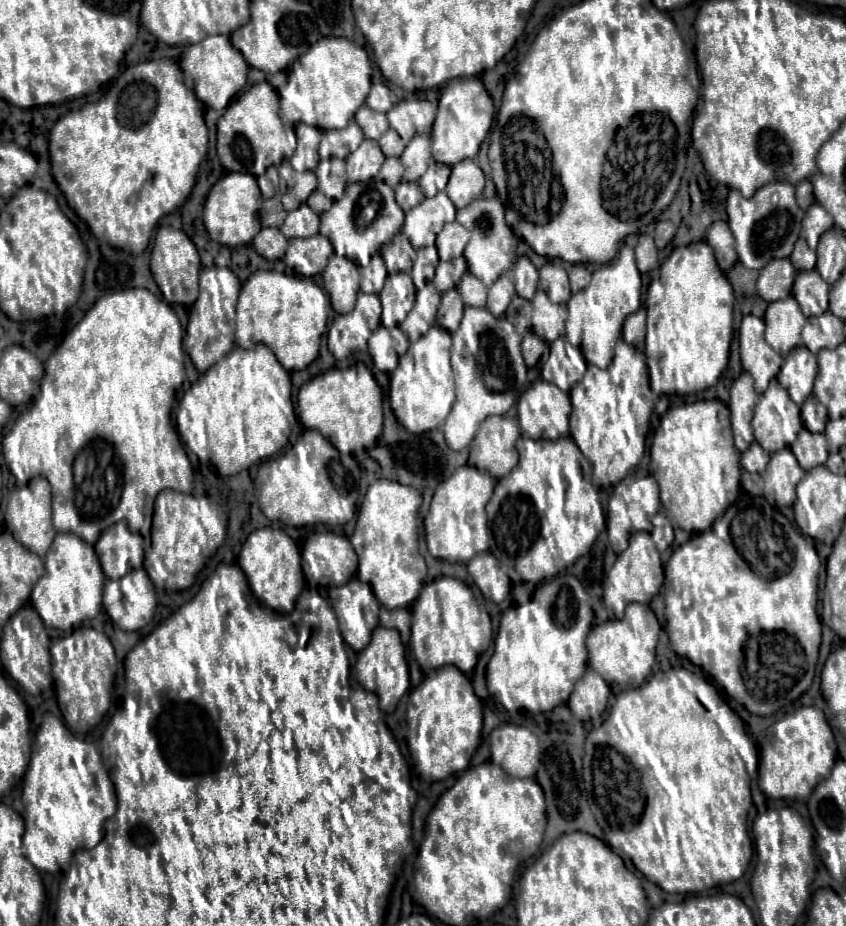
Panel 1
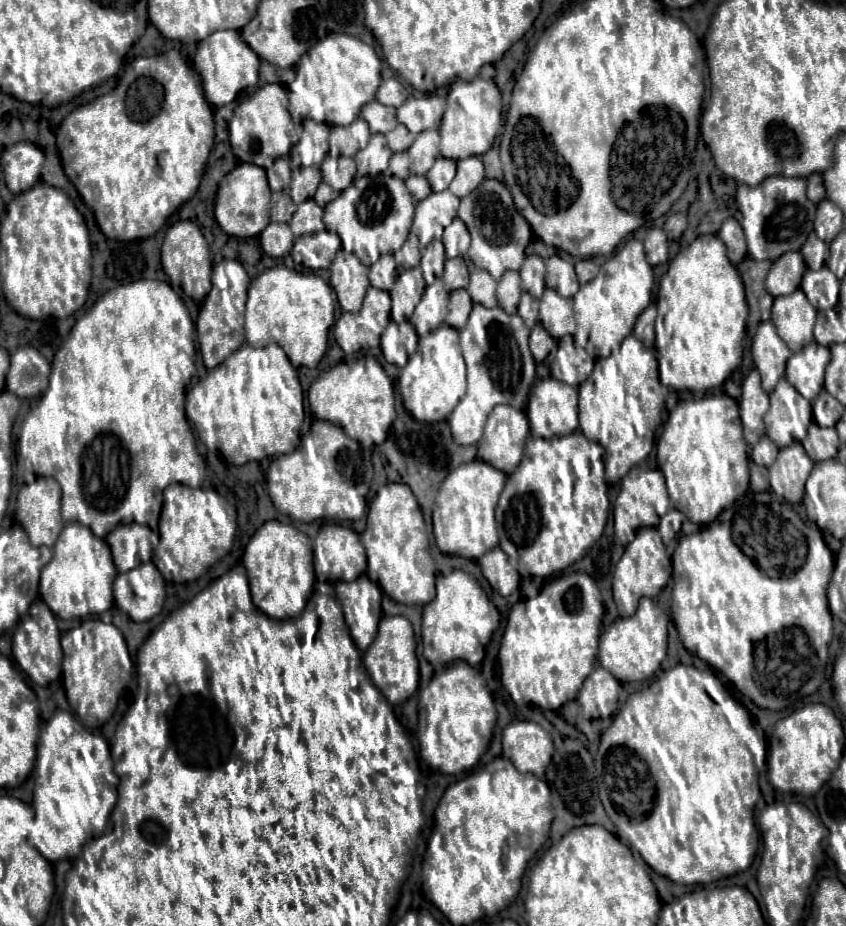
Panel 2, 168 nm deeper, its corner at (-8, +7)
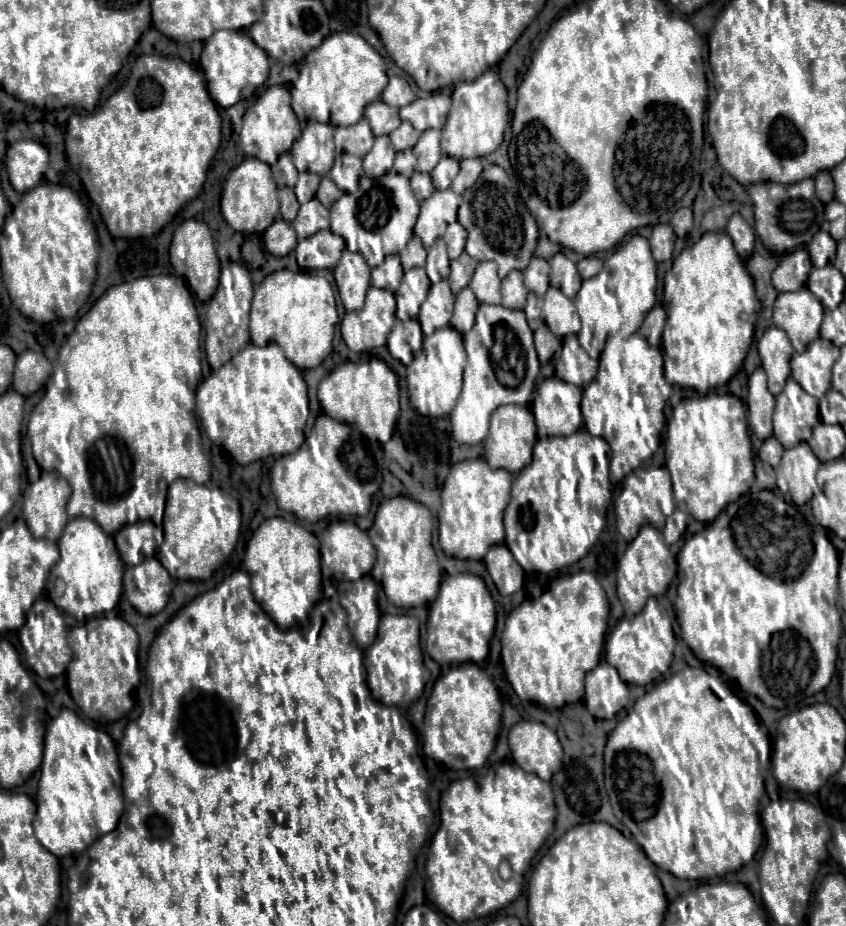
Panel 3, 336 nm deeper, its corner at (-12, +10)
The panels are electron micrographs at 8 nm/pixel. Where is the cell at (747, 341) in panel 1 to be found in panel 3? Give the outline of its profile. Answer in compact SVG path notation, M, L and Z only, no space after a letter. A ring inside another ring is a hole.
M769 326L763 332L757 344L757 350L763 362L763 370L767 372L767 378L769 378L769 392L777 396L783 390L783 384L791 374L789 362L795 350L791 348L787 334L775 326Z

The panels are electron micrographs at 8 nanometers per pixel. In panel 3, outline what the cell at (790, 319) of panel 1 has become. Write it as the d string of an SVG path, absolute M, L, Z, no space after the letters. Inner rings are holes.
M807 288L795 292L783 292L773 306L773 322L783 328L797 352L803 352L811 340L819 336L823 320L823 306Z

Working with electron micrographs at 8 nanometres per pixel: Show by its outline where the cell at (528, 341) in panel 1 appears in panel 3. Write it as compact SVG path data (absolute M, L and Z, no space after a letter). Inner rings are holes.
M545 324L535 330L535 348L541 364L547 364L553 358L553 354L559 350L559 346L561 346L561 340Z

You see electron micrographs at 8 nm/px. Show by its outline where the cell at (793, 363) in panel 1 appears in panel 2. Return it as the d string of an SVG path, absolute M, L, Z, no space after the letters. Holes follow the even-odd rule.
M813 341L789 357L785 377L805 399L813 401L823 389L823 375L829 359L829 349L819 347L819 343Z

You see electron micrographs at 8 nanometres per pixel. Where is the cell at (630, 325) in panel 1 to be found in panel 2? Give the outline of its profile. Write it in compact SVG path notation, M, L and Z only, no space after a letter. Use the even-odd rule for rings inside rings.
M649 305L647 311L643 311L643 315L639 315L637 323L635 323L635 331L633 335L643 341L649 349L653 347L653 339L655 339L655 317L657 317L657 307Z

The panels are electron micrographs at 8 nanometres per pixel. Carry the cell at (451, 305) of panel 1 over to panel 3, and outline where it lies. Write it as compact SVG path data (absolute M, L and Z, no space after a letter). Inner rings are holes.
M463 288L455 298L455 310L451 316L451 326L455 330L459 330L461 334L469 332L473 328L477 308L479 308L479 302L477 302L475 294L471 292L471 288Z

